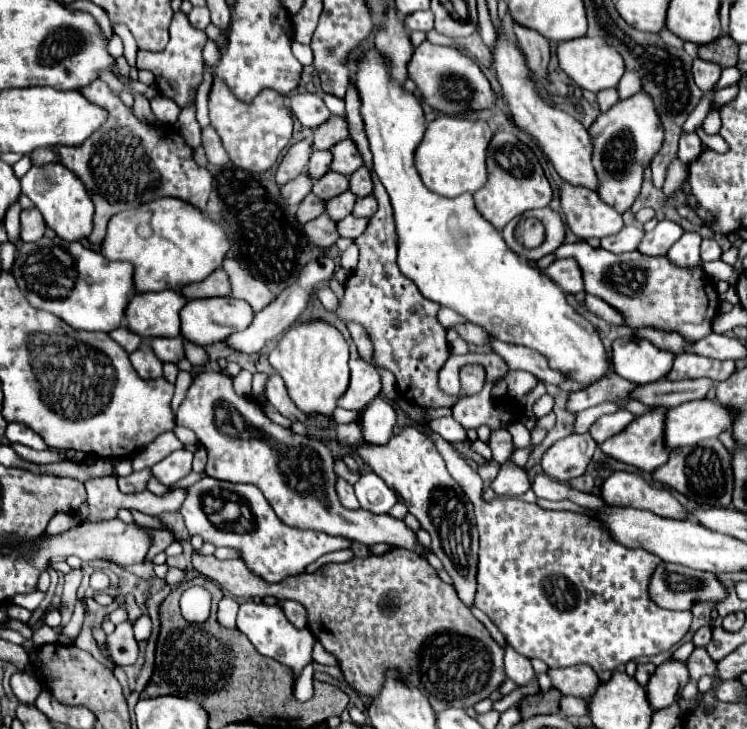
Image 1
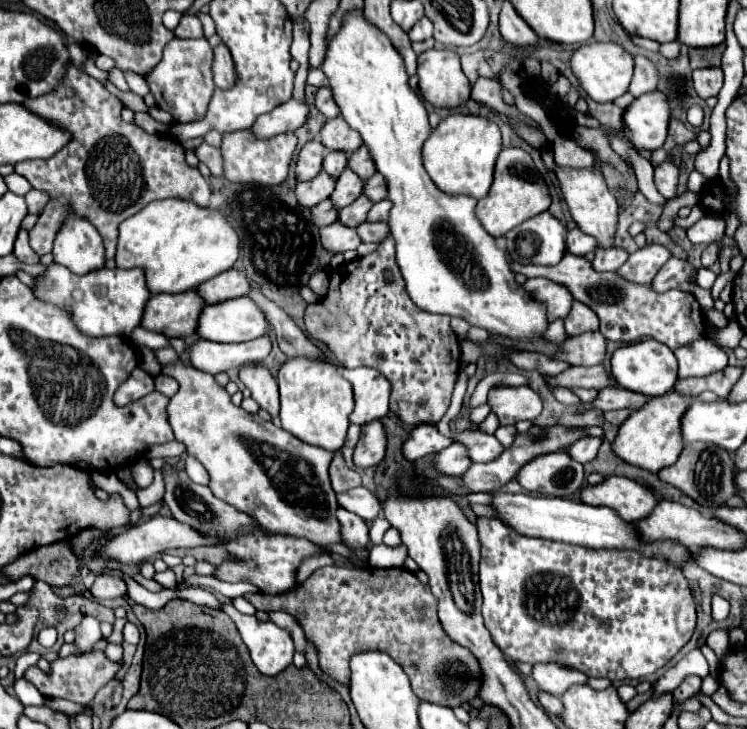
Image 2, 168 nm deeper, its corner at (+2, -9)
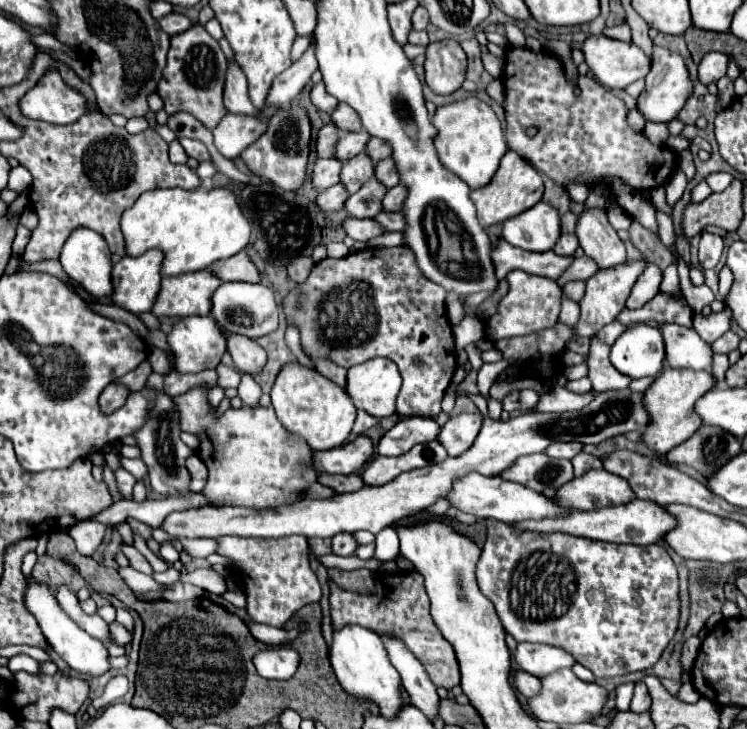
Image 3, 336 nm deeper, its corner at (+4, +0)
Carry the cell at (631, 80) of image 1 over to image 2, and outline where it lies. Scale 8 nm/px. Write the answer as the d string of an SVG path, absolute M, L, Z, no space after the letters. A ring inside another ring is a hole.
M642 55L634 57L634 77L632 83L628 87L628 93L632 93L634 97L640 97L644 93L650 93L656 89L658 83L658 71L656 67Z

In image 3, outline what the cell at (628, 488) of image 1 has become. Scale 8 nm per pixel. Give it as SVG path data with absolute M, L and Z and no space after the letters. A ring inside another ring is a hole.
M602 468L602 470L588 470L580 478L572 478L572 482L566 482L566 486L556 490L554 500L560 506L568 506L570 510L594 510L630 502L634 500L634 492L630 490L628 482L624 482L624 478L608 474Z

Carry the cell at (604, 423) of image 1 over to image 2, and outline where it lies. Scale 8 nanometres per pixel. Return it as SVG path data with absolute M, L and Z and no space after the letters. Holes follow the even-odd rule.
M584 437L572 445L568 455L572 455L572 459L578 463L588 463L596 457L602 441L604 441L602 437Z

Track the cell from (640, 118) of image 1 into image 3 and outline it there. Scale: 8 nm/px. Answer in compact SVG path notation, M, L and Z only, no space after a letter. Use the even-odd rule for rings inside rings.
M654 46L652 70L646 76L646 88L638 98L638 108L642 110L646 120L648 122L670 122L684 108L686 100L692 96L692 90L694 90L694 86L692 86L688 68L684 64L684 58L676 52L670 52L668 48Z

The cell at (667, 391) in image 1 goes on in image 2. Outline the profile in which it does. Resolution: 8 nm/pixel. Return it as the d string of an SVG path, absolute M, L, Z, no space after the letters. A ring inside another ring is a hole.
M612 385L600 391L598 399L592 403L594 407L600 407L602 411L610 411L610 409L630 409L630 411L638 411L644 403L648 401L646 395L628 391L620 385Z

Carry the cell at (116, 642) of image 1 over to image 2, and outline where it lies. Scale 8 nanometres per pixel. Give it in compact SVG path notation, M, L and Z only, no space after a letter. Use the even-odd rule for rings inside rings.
M88 651L88 653L82 653L82 655L72 655L72 657L66 657L66 659L56 659L50 663L50 673L44 673L38 665L32 665L24 677L34 683L38 687L38 691L44 695L44 697L62 697L62 699L70 699L70 701L76 701L76 703L84 703L84 705L90 705L94 695L98 693L100 687L104 687L110 679L114 679L114 675L120 671L122 667L122 661L110 661L106 657L104 651Z

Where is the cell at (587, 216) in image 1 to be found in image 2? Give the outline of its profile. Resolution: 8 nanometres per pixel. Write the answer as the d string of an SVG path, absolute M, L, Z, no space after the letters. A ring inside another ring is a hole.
M574 227L568 231L568 253L574 253L574 255L588 255L588 253L594 253L598 247L596 247L596 239L592 239L590 235L584 235L580 231L580 227Z

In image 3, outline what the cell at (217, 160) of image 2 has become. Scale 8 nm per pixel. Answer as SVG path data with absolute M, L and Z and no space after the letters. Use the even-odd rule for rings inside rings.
M178 138L178 142L182 144L182 148L186 150L186 154L190 158L196 158L198 162L202 160L210 160L210 154L206 150L206 146L200 140L192 140L192 138Z

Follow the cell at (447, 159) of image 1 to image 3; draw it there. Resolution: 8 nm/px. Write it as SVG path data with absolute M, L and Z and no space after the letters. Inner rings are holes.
M470 96L466 100L440 106L432 116L432 124L438 130L434 148L438 150L438 158L442 158L442 164L452 174L458 174L458 178L462 178L472 190L486 186L496 174L500 158L508 152L504 132L494 110L476 96Z

